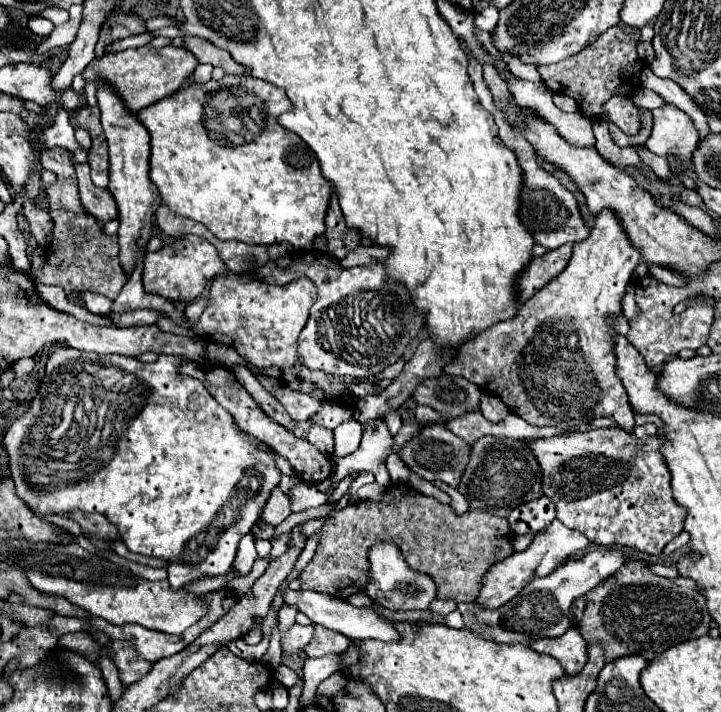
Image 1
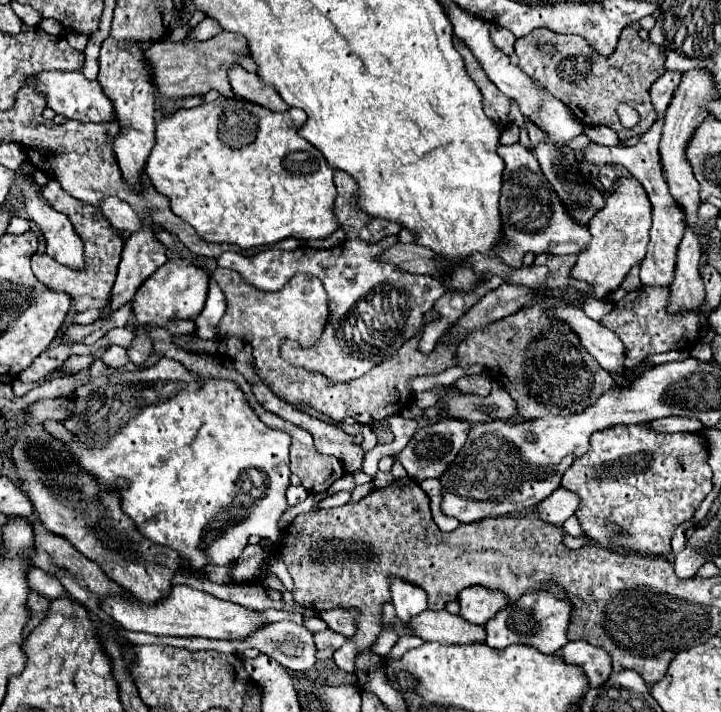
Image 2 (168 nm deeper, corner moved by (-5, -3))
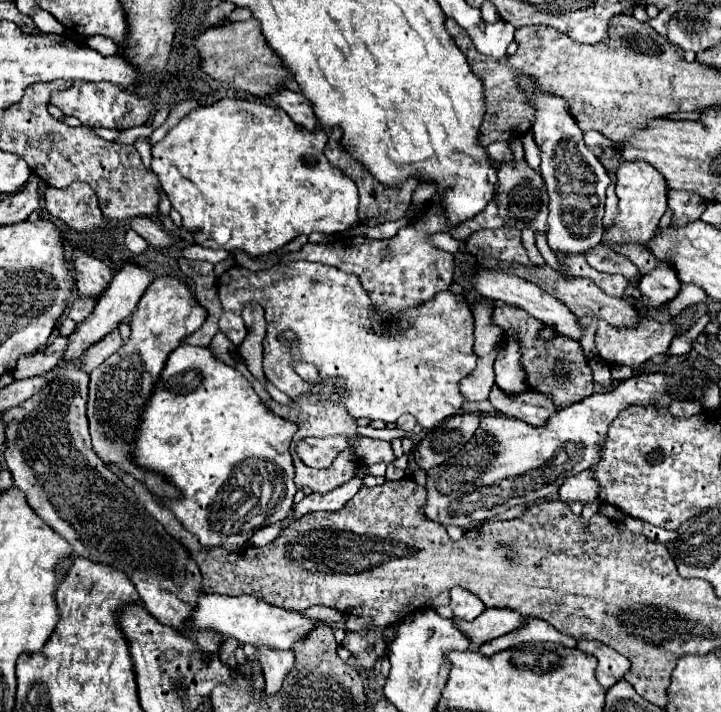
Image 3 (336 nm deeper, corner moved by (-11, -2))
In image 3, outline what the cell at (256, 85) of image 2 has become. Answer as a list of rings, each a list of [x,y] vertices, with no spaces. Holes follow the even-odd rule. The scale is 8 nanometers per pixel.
[[[286,90],[286,92],[274,92],[272,94],[272,100],[296,122],[300,124],[302,128],[306,130],[316,130],[320,128],[320,122],[312,110],[312,104],[310,100],[304,96],[304,94],[298,94],[298,92],[292,92],[292,90]]]

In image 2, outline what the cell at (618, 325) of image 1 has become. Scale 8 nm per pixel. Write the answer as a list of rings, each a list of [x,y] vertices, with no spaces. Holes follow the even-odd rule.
[[[588,299],[583,304],[583,311],[588,317],[600,322],[603,319],[603,315],[609,314],[614,308],[614,305],[606,301],[598,301],[596,299]]]

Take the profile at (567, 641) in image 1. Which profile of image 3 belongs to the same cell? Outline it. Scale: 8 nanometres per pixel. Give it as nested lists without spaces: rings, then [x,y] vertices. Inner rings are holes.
[[[580,640],[578,648],[582,652],[590,652],[592,656],[598,658],[598,670],[596,670],[596,678],[602,684],[602,688],[610,688],[612,684],[616,684],[618,680],[624,678],[624,674],[630,670],[630,660],[626,656],[622,656],[620,652],[616,652],[614,648],[608,648],[600,642],[594,640]]]

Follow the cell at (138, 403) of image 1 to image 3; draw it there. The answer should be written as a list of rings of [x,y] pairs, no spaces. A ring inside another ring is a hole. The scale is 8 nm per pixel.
[[[180,344],[168,362],[168,370],[162,372],[142,414],[134,460],[142,468],[164,474],[182,492],[180,500],[164,504],[190,534],[198,536],[200,544],[224,546],[238,552],[250,540],[250,532],[282,520],[294,504],[294,466],[288,448],[298,424],[270,412],[260,402],[252,384],[232,366],[216,360],[208,348],[196,346],[192,352],[188,344]]]

